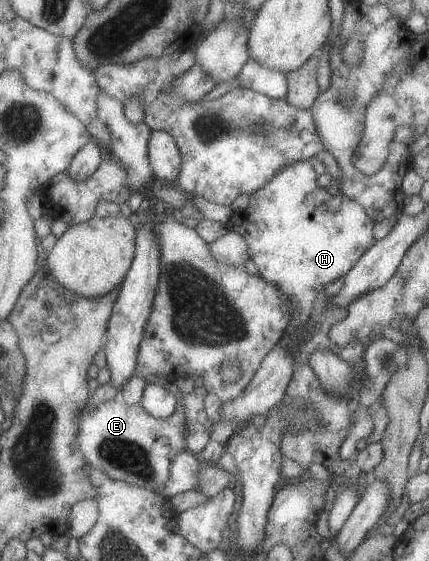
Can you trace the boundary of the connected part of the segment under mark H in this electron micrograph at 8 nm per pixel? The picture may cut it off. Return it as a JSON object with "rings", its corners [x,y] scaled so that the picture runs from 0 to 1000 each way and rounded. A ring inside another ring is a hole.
{"rings":[[[720,287],[662,298],[620,333],[580,349],[573,376],[543,380],[529,399],[536,412],[550,412],[578,430],[604,488],[681,537],[681,570],[657,608],[667,608],[690,647],[723,649],[727,633],[755,622],[828,651],[851,640],[853,617],[825,608],[811,619],[793,619],[772,602],[774,581],[807,569],[811,549],[774,544],[776,529],[765,526],[760,512],[788,494],[811,490],[876,437],[874,390],[828,355],[769,348],[765,337],[746,333],[744,314]],[[699,579],[723,583],[718,608],[690,604]]]}

